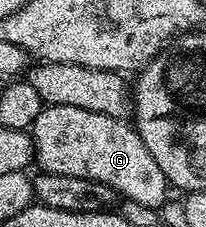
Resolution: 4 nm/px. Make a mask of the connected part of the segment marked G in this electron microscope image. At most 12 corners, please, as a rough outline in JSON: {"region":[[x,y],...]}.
{"region":[[46,106],[47,174],[96,180],[161,211],[170,181],[129,121]]}

